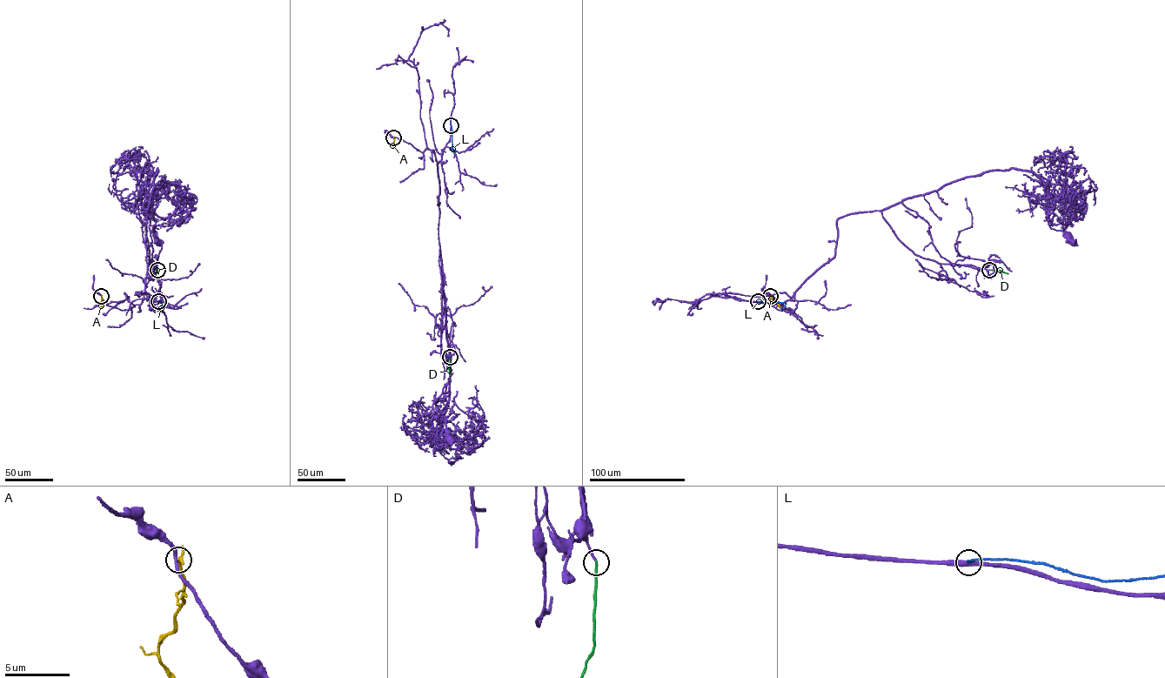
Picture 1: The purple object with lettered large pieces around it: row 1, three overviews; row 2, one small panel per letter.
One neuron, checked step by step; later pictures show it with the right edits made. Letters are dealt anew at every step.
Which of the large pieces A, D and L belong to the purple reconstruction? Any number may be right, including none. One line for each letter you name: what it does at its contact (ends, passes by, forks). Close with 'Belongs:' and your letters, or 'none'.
D: it ends there
Belongs: D

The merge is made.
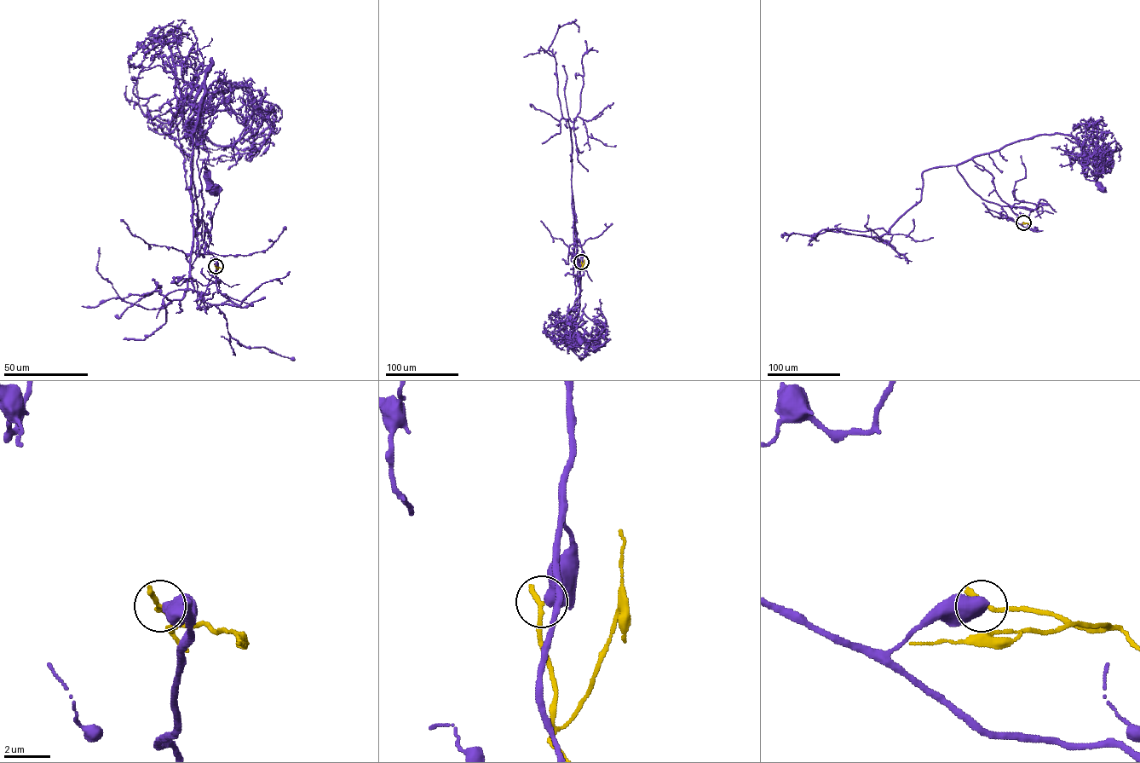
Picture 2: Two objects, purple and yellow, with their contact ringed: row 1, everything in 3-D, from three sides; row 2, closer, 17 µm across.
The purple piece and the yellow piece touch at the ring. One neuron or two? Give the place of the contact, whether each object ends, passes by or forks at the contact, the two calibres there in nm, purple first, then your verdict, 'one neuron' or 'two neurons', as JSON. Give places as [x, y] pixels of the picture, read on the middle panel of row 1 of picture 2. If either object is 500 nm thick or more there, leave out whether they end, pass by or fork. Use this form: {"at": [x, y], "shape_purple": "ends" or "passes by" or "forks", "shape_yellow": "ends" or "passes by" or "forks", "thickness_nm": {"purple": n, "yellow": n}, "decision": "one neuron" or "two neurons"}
{"at": [581, 262], "thickness_nm": {"purple": 600, "yellow": 280}, "decision": "two neurons"}

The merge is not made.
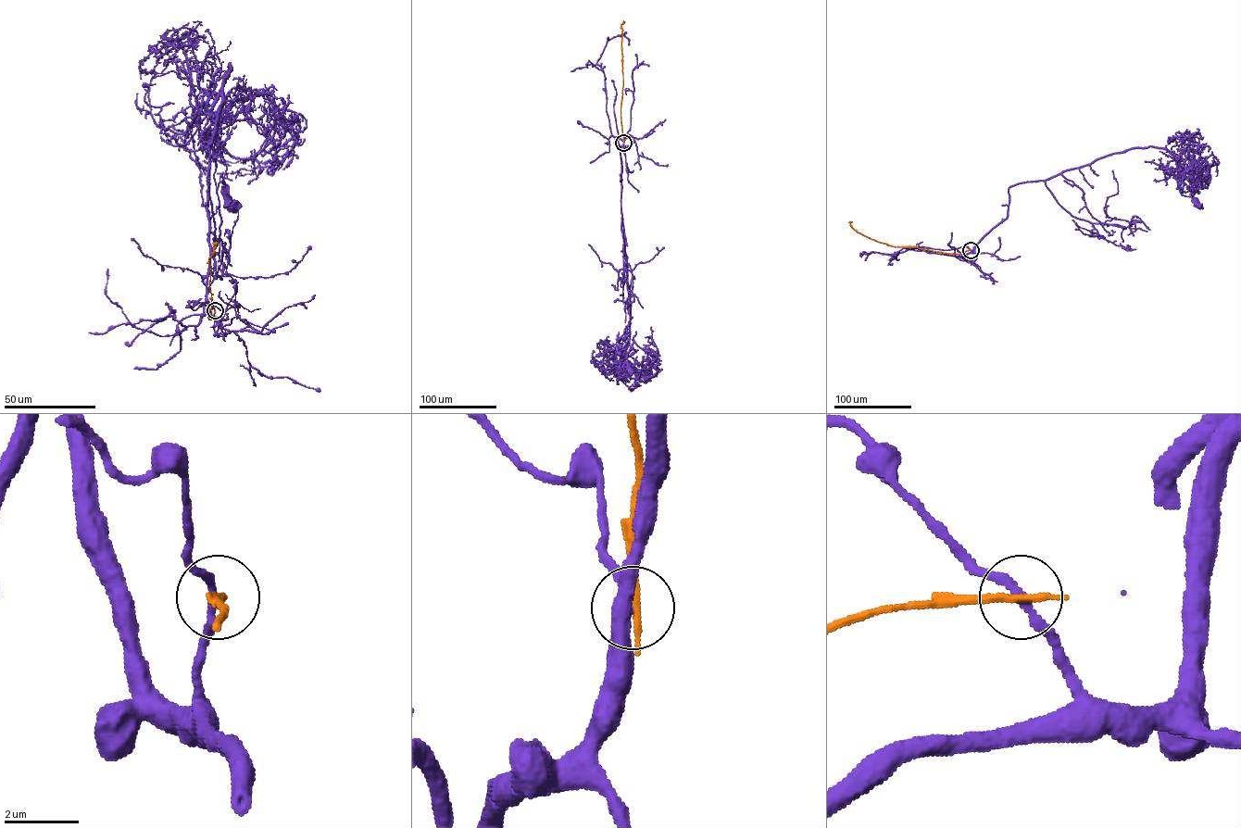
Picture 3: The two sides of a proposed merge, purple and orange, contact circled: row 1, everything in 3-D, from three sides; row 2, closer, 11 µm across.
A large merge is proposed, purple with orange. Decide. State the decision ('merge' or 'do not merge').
do not merge

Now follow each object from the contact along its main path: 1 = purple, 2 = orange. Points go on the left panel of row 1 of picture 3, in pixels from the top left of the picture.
1: (215, 310), (213, 316), (206, 299), (208, 147), (230, 64), (211, 119), (226, 168), (222, 182), (235, 205)
2: (215, 310), (209, 319), (214, 302), (208, 258), (212, 243)

